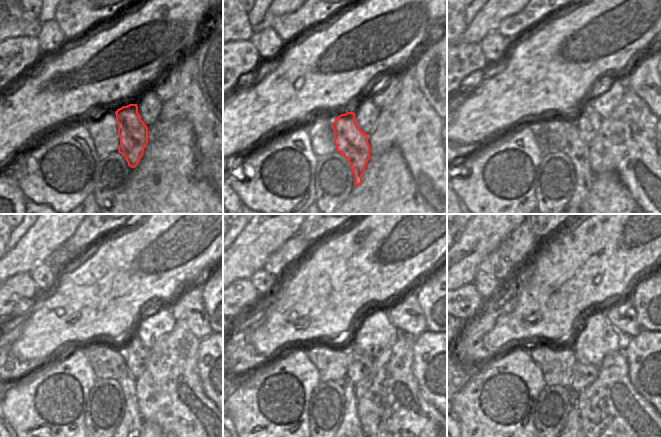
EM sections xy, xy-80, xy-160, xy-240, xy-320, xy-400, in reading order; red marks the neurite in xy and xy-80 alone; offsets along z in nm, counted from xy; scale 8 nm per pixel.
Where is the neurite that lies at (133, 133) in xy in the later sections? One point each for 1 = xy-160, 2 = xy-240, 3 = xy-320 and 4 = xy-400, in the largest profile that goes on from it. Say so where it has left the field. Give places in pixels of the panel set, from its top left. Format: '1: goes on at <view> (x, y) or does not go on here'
1: goes on at xy-160 (572, 145)
2: goes on at xy-240 (131, 417)
3: goes on at xy-320 (350, 417)
4: goes on at xy-400 (573, 417)

